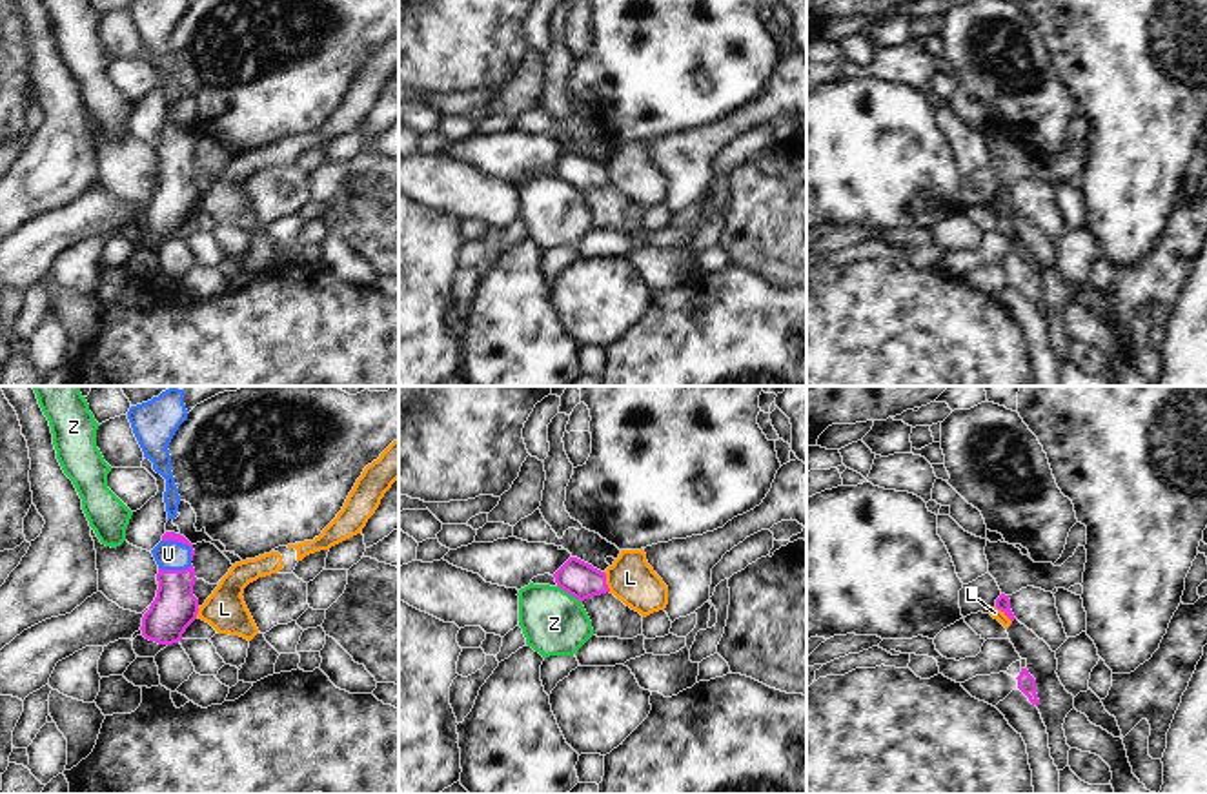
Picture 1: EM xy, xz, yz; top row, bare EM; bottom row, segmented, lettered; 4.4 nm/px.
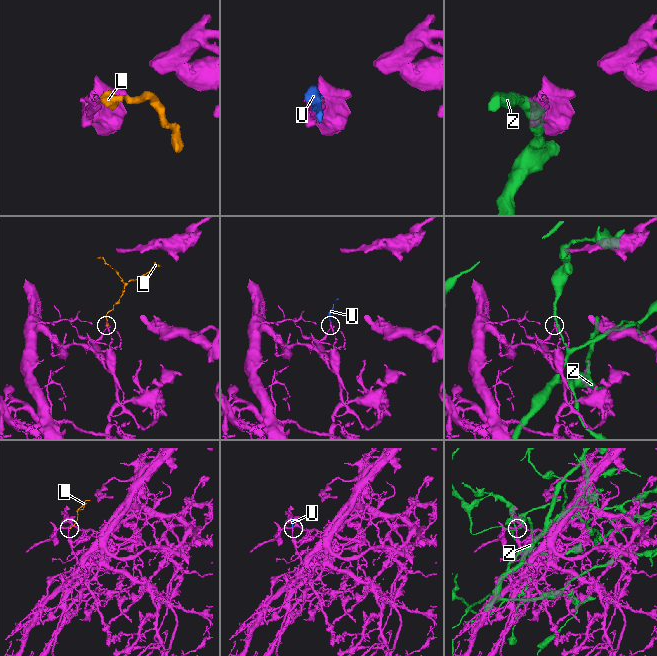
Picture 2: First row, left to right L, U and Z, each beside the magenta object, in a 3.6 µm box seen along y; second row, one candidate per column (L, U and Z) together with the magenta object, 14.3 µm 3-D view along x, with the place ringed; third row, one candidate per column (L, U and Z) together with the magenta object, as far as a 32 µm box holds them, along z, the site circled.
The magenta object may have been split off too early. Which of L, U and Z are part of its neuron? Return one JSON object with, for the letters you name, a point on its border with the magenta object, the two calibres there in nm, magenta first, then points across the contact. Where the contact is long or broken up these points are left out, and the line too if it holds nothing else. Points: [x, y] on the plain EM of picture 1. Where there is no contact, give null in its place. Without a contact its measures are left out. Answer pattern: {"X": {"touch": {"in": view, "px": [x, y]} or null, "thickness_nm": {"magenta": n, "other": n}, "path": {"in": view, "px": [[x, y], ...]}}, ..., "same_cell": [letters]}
{"U": {"touch": {"in": "xy", "px": [182, 135]}, "thickness_nm": {"magenta": 50, "other": 130}, "path": {"in": "xy", "px": [[168, 128], [182, 135], [168, 146]]}}, "same_cell": ["U"]}

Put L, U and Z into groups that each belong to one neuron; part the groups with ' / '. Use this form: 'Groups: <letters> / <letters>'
Groups: L / U / Z

